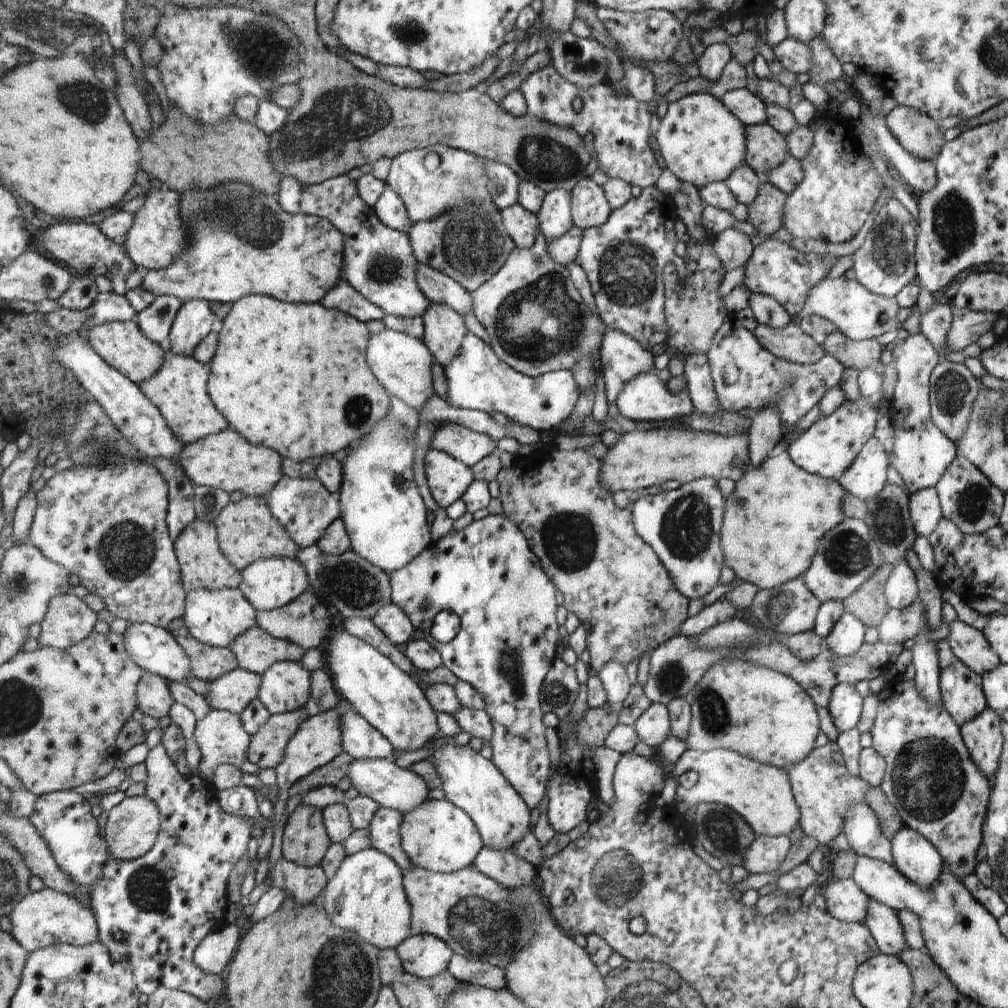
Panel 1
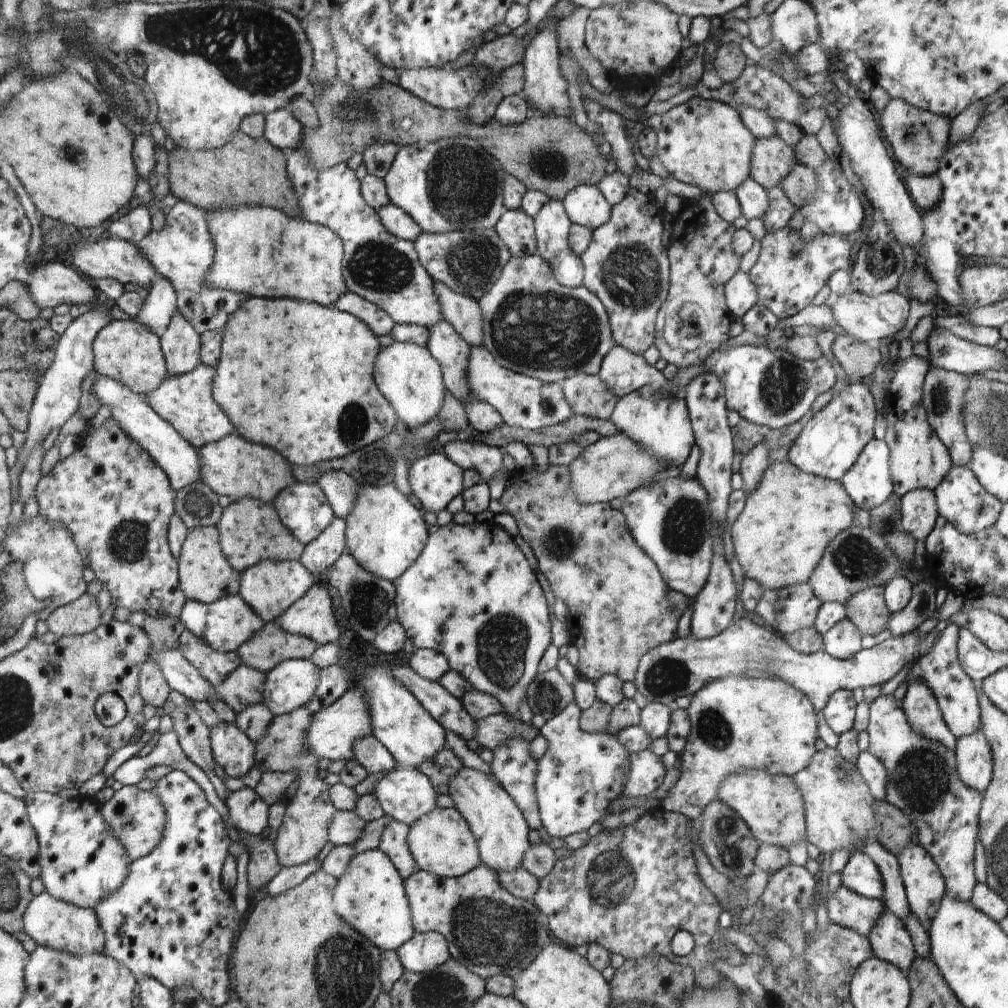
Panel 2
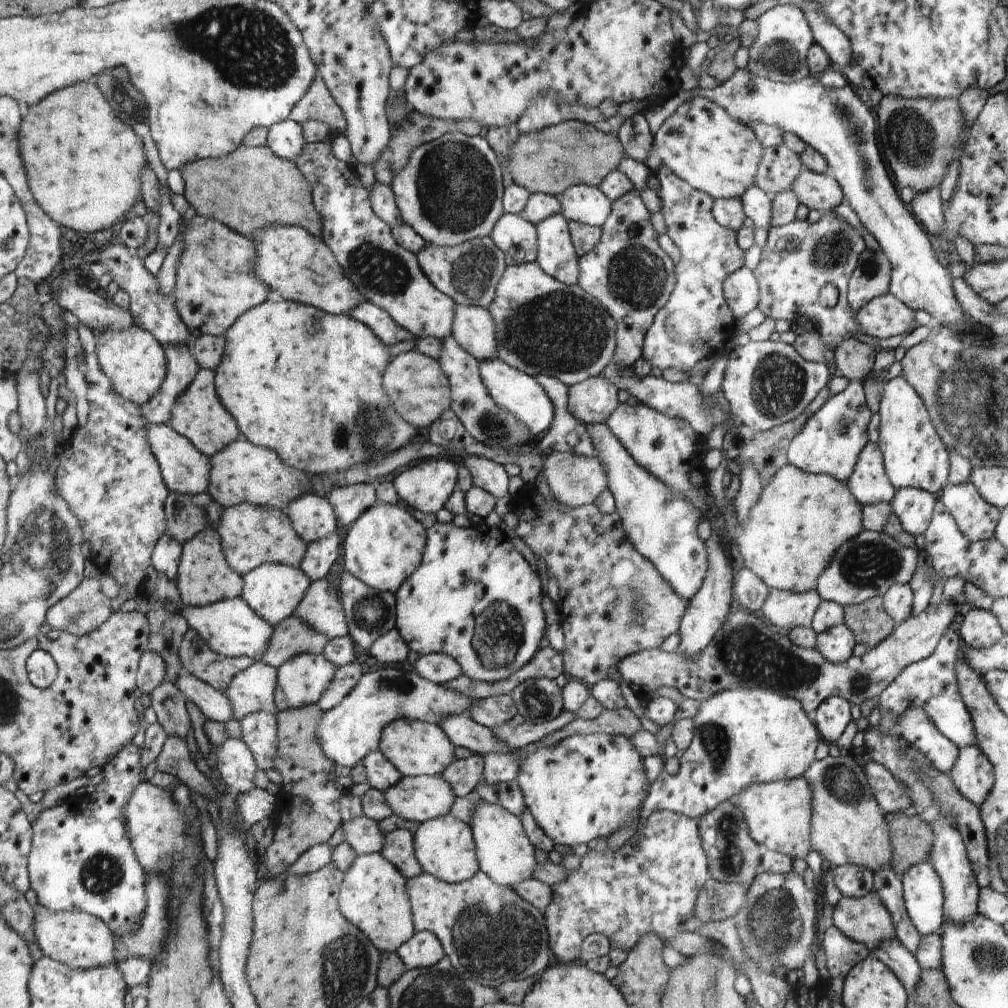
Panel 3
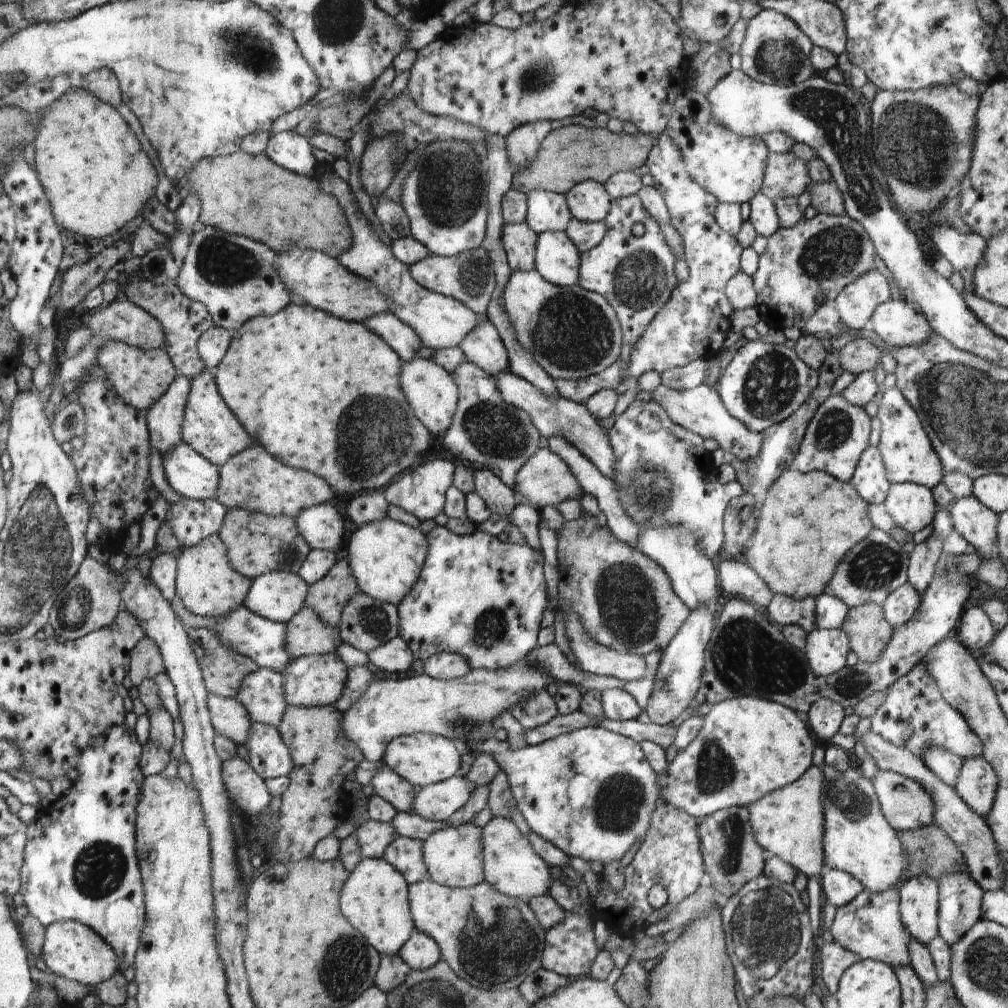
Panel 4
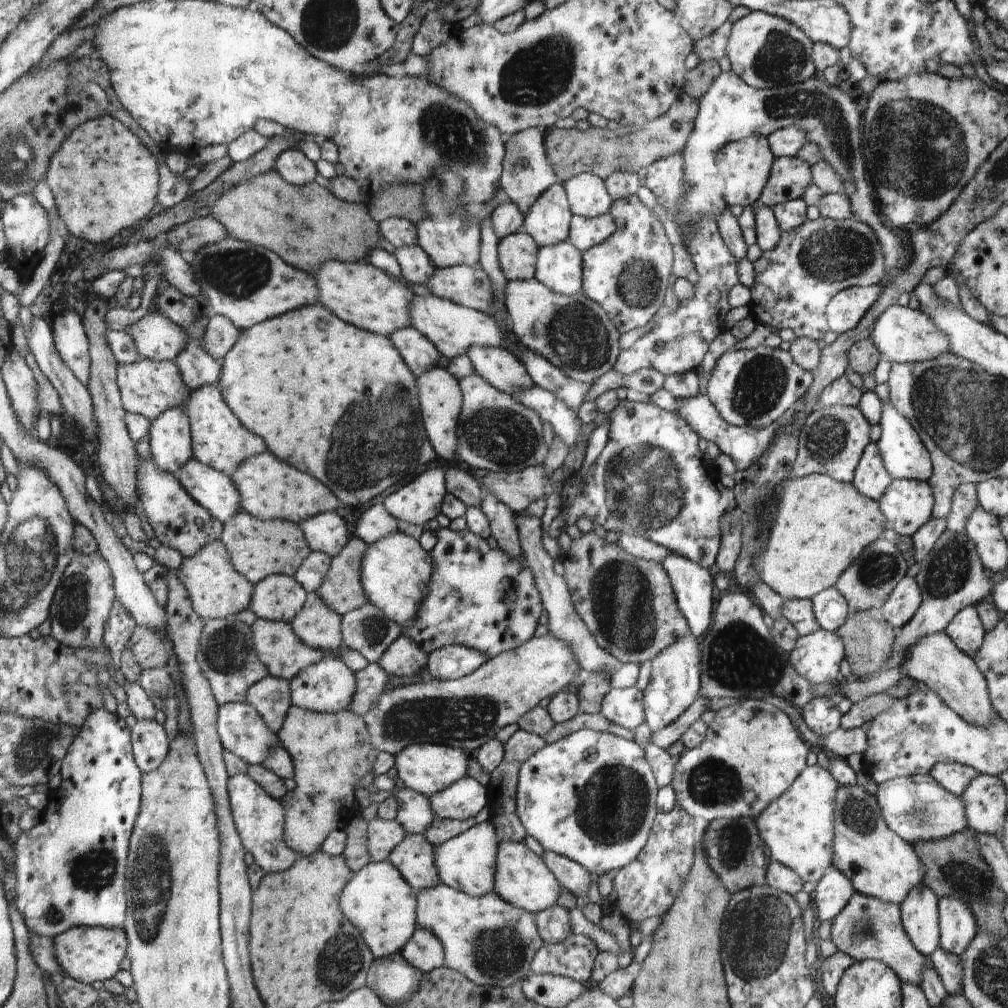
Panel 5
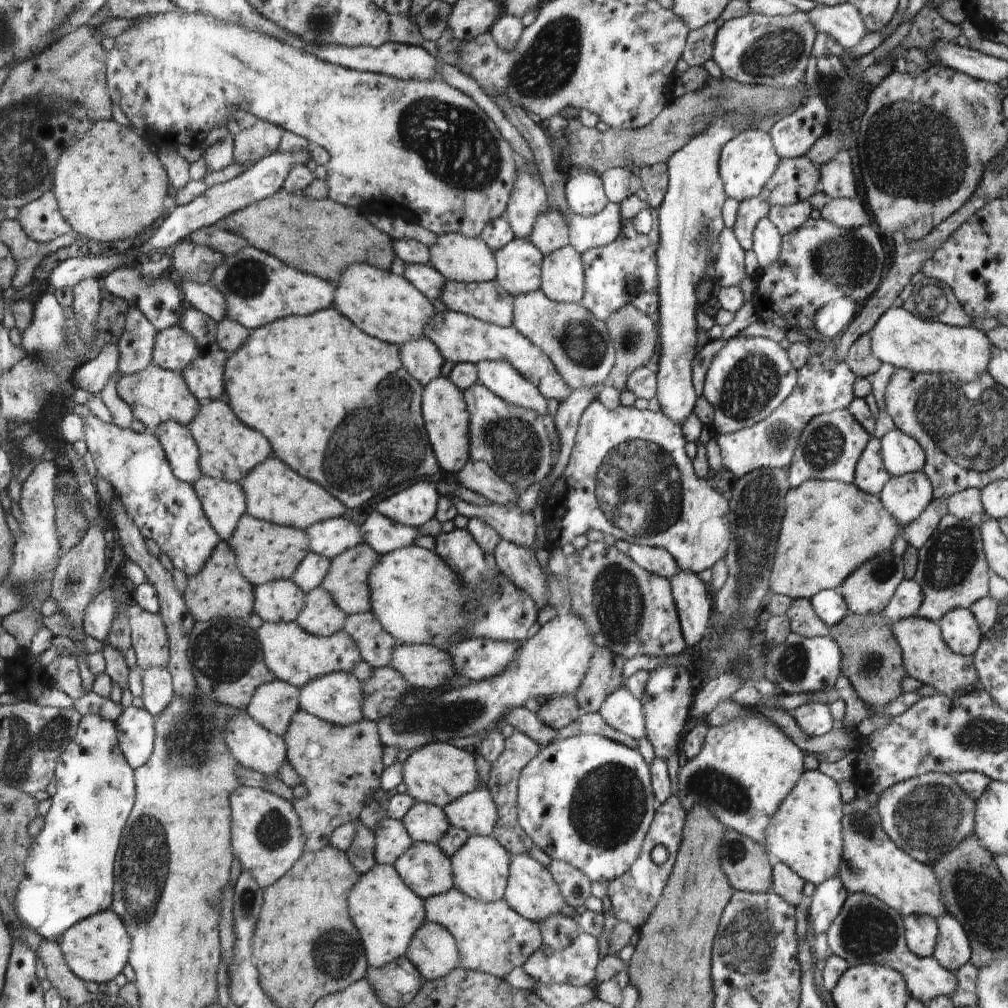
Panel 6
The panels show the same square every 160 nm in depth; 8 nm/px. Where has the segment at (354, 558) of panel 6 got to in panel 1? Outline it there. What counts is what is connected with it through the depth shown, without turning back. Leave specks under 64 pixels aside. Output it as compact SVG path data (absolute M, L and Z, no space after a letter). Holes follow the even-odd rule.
M307 590L284 607L273 610L256 609L256 625L264 632L271 634L272 637L288 640L292 644L300 645L305 650L316 648L326 638L326 634L328 634L326 628L330 628L331 620L328 617L326 603L316 598L316 626L314 626L314 616L310 616L310 604L314 608L314 598L312 598L310 590Z

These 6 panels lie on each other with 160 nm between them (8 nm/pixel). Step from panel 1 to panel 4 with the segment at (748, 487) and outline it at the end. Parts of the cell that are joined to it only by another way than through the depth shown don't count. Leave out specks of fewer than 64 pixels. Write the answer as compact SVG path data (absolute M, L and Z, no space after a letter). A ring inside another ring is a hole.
M790 467L768 489L763 506L757 514L756 528L746 546L747 564L765 580L774 593L796 599L816 598L826 592L847 552L874 530L868 514L869 506L851 482L845 483L824 471L801 473L798 468Z

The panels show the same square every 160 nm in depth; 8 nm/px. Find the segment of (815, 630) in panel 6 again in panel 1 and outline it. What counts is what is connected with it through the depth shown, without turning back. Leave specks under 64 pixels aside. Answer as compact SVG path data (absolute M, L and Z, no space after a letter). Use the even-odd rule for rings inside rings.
M800 578L790 580L788 583L772 589L759 589L754 601L750 604L750 612L758 619L758 622L769 633L796 635L802 632L812 631L815 620L818 618L822 602L807 588Z

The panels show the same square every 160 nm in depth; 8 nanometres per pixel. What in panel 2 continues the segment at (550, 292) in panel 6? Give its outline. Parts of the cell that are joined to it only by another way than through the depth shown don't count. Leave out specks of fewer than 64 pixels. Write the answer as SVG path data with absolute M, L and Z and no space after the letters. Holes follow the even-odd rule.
M549 198L533 220L535 221L535 237L538 238L538 251L544 256L544 260L548 260L548 264L552 266L556 280L564 287L581 289L586 270L581 258L572 252L571 246L568 244L573 223L567 216L563 202Z

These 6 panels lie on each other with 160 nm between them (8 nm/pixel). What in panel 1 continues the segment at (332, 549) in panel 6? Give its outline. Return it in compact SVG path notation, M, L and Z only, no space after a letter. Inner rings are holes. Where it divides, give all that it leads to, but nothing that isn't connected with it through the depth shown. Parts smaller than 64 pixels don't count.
M283 475L282 479L272 488L272 492L264 496L265 500L272 500L272 512L284 520L284 529L288 536L299 546L299 549L309 548L319 543L326 535L327 529L342 514L339 504L339 494L324 488L320 480L289 478Z

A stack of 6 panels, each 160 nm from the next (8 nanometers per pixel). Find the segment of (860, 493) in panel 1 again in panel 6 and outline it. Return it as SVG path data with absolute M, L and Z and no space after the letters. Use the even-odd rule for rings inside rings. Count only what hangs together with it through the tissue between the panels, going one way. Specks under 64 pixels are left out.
M872 437L862 451L855 468L854 484L864 492L878 495L891 474L886 470L880 454L881 439Z

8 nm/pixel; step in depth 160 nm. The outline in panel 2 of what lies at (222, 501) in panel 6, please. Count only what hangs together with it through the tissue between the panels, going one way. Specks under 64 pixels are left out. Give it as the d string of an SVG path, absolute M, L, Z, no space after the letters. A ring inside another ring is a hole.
M97 369L96 383L93 392L104 406L108 406L112 412L112 418L126 430L128 436L138 440L142 448L152 454L152 458L160 464L168 477L172 480L175 491L182 491L192 484L203 482L202 480L202 458L199 450L175 428L171 421L165 420L149 404L146 396L134 392L134 388L128 388L115 377L106 376Z

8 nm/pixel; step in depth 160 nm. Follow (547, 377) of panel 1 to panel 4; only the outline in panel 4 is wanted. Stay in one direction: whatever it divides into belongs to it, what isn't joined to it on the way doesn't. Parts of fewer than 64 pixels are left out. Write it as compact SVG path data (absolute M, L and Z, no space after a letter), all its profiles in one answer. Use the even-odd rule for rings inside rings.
M512 372L501 373L494 377L494 380L499 386L503 399L516 408L524 409L544 438L561 436L574 445L574 448L577 448L600 471L600 474L611 480L615 459L614 449L611 447L608 436L604 436L601 424L596 422L585 404L576 403L560 395L549 397L538 387Z

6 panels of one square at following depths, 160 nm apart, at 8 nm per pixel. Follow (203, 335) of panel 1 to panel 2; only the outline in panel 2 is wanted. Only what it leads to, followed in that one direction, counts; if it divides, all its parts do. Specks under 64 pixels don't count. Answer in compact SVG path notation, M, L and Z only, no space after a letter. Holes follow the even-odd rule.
M181 311L162 335L169 376L184 376L203 365L202 334Z

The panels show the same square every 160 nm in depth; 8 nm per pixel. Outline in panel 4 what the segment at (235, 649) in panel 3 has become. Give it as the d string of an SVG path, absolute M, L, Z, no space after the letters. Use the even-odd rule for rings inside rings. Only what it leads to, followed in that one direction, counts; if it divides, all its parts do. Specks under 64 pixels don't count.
M240 606L230 616L221 617L212 630L223 638L225 643L232 645L244 656L250 657L259 668L267 668L282 673L295 659L289 655L287 642L287 625L268 620L251 609Z

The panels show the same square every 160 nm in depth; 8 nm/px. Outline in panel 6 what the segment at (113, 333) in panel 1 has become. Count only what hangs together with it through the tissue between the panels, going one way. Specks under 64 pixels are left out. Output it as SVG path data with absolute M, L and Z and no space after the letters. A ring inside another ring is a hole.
M155 362L141 373L121 376L119 393L133 408L136 419L140 420L151 432L156 432L161 425L168 421L178 421L190 426L195 422L202 406L199 397L191 391L184 374L162 368Z

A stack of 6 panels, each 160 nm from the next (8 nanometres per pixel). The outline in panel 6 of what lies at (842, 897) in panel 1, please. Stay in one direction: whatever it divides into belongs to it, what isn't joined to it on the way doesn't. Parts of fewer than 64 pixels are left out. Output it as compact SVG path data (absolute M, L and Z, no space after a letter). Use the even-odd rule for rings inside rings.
M865 892L848 893L848 898L843 904L838 918L834 920L827 930L827 943L833 954L843 958L850 966L864 963L887 966L901 972L910 989L912 999L918 999L923 1005L938 998L939 996L951 997L957 990L957 976L954 972L945 969L933 956L919 957L908 948L906 941L906 925L904 925L903 915L890 908L878 897Z

